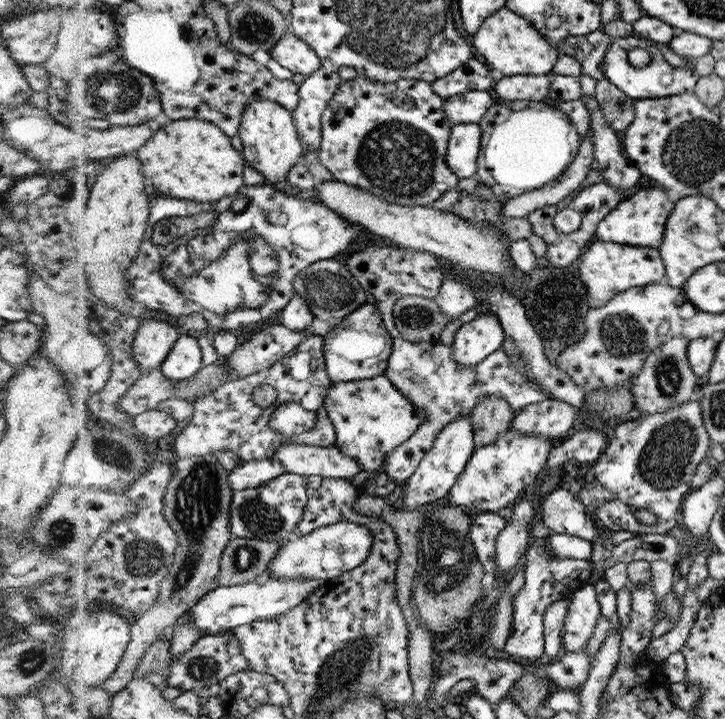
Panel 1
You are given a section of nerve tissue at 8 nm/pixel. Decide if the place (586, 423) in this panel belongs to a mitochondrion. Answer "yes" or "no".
no

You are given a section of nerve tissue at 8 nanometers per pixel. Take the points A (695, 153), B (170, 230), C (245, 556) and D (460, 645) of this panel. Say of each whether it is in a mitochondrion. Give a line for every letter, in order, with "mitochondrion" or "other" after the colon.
A: mitochondrion
B: mitochondrion
C: mitochondrion
D: other

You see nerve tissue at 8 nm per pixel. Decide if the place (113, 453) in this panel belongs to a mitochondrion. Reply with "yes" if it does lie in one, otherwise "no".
yes

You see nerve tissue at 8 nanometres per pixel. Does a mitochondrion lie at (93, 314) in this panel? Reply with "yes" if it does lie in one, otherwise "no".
no

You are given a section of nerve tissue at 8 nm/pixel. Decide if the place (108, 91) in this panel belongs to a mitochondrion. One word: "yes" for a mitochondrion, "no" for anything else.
yes

